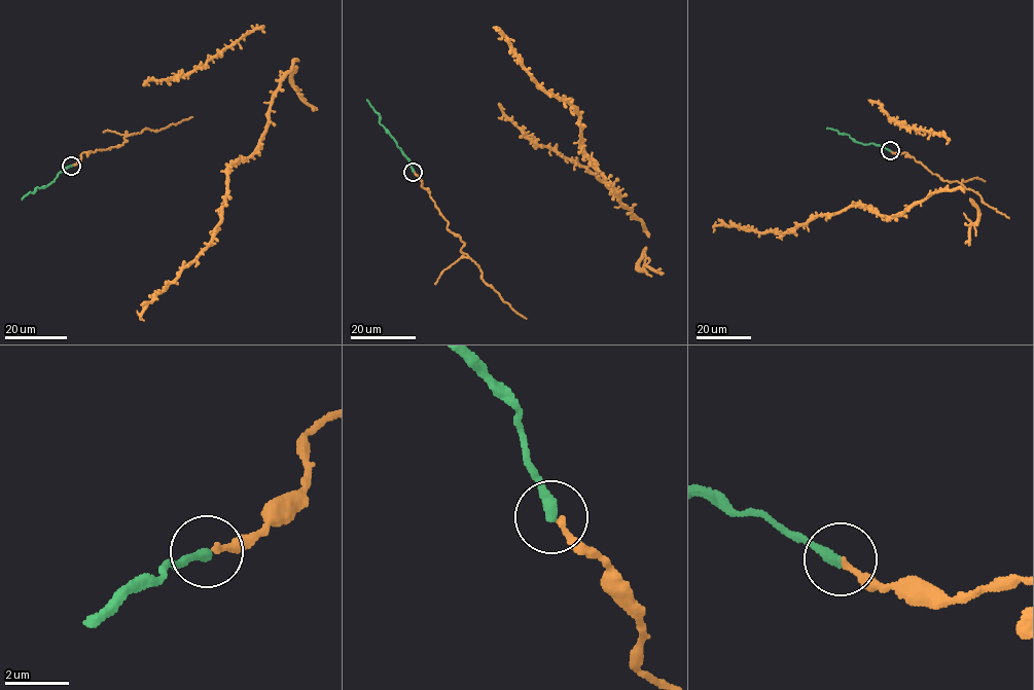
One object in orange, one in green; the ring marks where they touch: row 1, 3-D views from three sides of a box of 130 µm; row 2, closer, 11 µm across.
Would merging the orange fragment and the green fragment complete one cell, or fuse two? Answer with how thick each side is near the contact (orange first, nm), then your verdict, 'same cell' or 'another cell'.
200 nm thick on the orange side, 320 nm on the other; same cell

